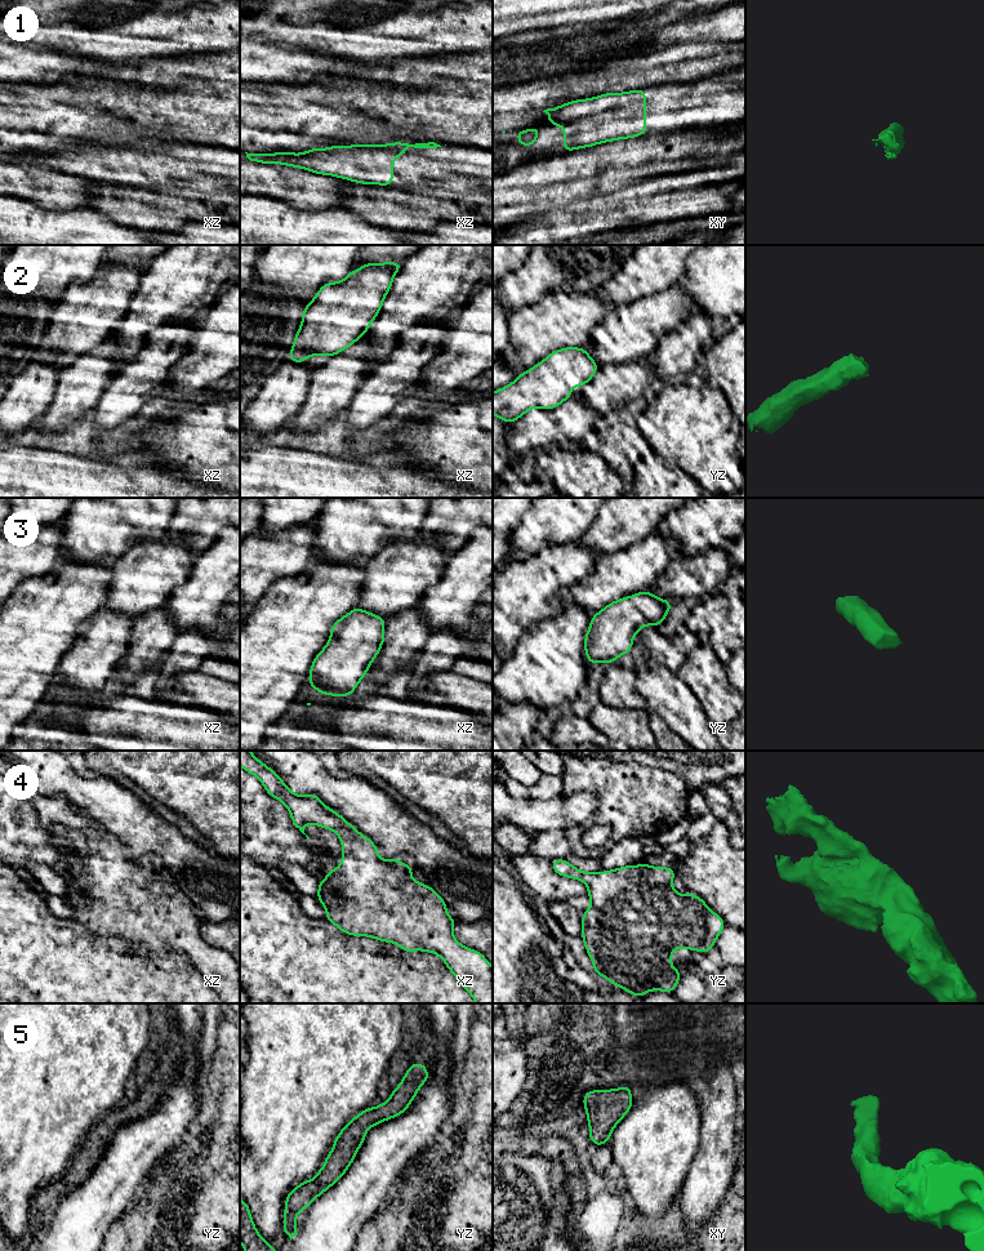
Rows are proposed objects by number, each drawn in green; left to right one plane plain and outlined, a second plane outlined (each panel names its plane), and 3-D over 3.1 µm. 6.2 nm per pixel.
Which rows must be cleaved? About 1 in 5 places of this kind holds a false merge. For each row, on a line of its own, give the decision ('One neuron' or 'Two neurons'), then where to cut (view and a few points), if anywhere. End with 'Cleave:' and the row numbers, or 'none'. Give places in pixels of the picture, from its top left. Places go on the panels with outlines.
1: One neuron. No split
2: One neuron. No split
3: One neuron. No split
4: One neuron. No split
5: One neuron. No split
Cleave: none

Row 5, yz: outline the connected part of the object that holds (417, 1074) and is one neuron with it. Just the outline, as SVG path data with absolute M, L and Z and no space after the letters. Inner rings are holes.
M411 1063L402 1081L392 1090L391 1096L383 1104L369 1107L352 1118L338 1134L333 1143L333 1150L325 1157L324 1167L319 1170L312 1180L304 1180L291 1189L285 1201L284 1225L290 1241L297 1236L297 1215L310 1207L310 1205L333 1184L338 1183L353 1162L361 1144L366 1138L366 1130L380 1122L402 1114L420 1086L428 1081L428 1069L420 1063Z

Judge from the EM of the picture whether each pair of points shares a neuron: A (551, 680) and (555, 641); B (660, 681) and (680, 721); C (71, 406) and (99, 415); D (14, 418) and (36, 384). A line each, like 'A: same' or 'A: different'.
A: same
B: same
C: different
D: same

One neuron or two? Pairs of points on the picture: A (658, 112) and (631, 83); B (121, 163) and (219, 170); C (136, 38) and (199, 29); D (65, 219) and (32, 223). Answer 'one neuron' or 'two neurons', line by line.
A: two neurons
B: one neuron
C: one neuron
D: one neuron

